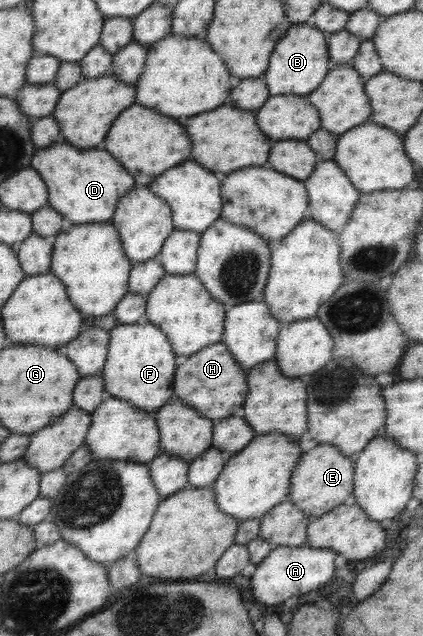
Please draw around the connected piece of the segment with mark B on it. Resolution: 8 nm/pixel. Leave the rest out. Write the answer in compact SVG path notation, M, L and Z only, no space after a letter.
M292 24L285 35L276 42L264 80L272 96L294 94L304 97L316 91L329 69L327 34L312 24Z

